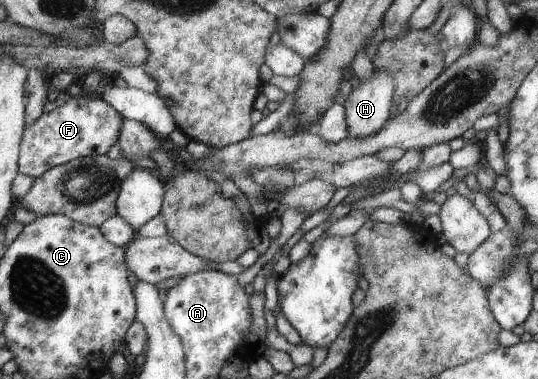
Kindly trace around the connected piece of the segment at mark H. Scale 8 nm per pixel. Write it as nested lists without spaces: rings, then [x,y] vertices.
[[[374,69],[368,81],[352,89],[343,106],[348,138],[368,137],[387,122],[393,91],[393,77],[387,71]]]

